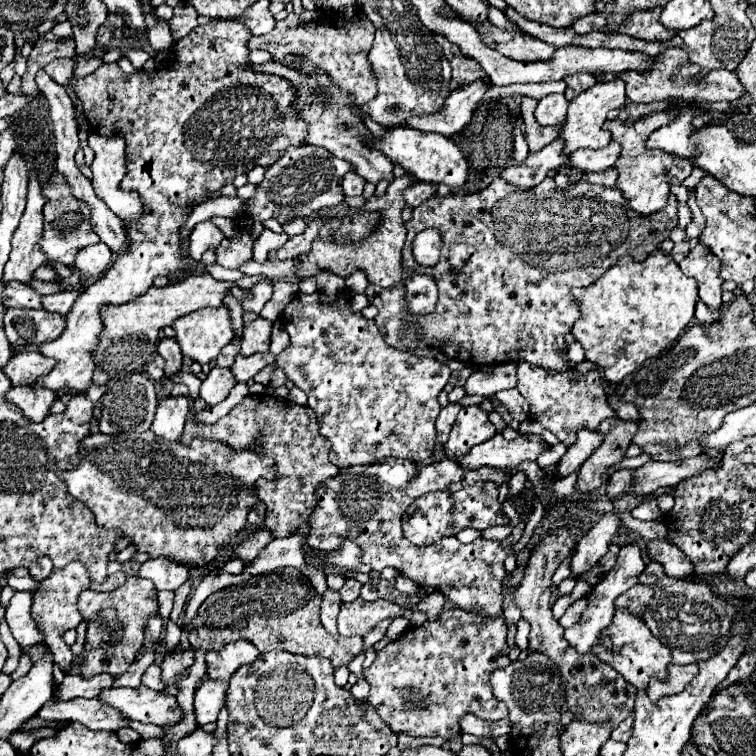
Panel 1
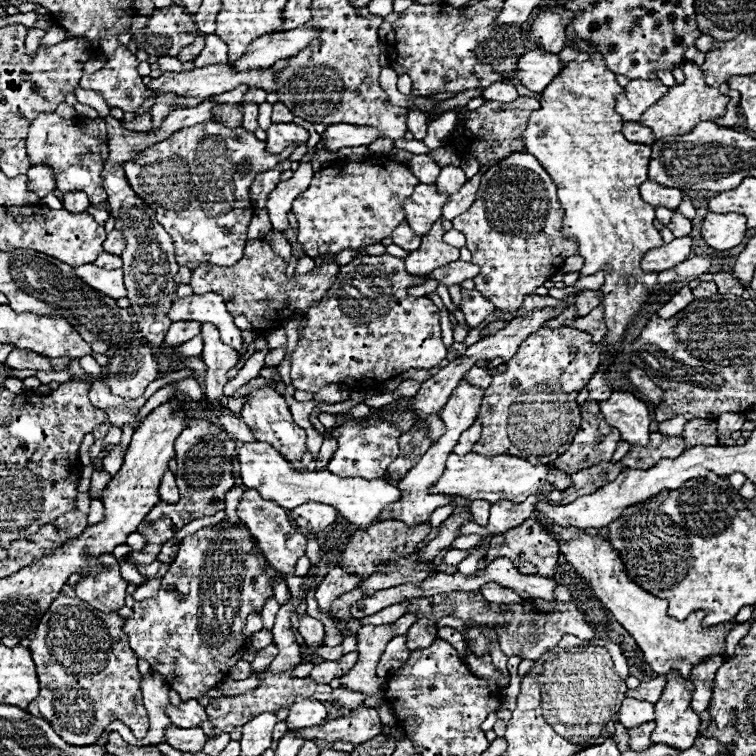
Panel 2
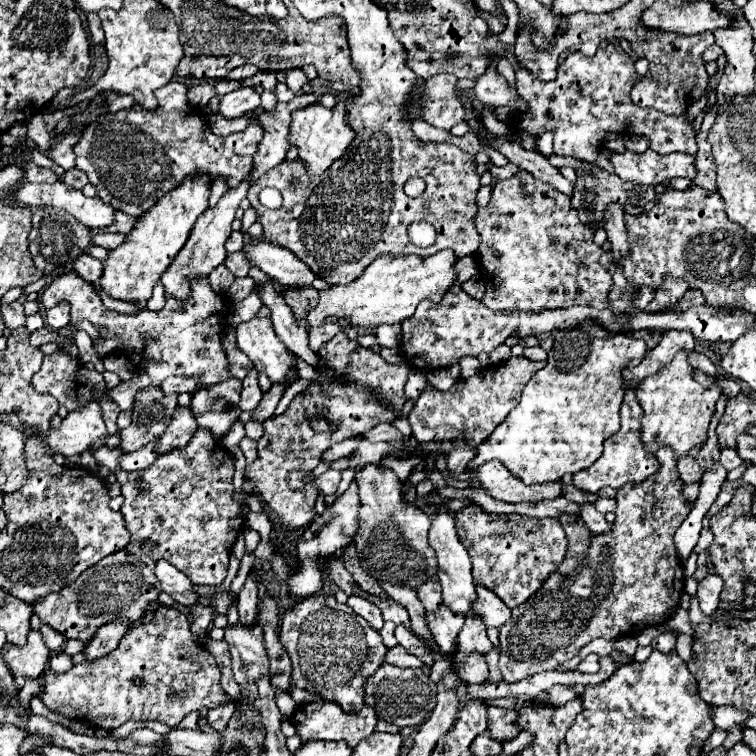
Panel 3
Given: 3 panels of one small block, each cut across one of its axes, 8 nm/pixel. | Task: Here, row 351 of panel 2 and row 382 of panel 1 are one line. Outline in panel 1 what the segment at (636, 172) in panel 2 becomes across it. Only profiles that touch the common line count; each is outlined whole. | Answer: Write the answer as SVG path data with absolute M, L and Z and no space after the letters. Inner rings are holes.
M656 250L656 252L648 254L648 258L646 258L644 262L634 262L630 256L620 258L618 264L612 266L610 270L606 270L594 284L590 284L590 286L586 286L586 288L574 290L574 296L576 296L576 302L580 304L580 318L576 320L576 324L574 324L574 328L572 328L572 334L574 334L576 340L584 346L586 358L588 358L590 362L594 362L600 370L604 370L606 380L608 380L608 382L614 382L614 384L620 384L628 374L636 372L648 358L656 358L664 348L668 348L670 344L674 344L674 342L686 332L686 328L690 326L690 322L692 322L692 318L694 318L694 306L696 306L696 302L698 302L698 296L696 296L696 282L694 282L694 280L688 280L688 278L680 272L680 268L678 268L678 264L672 260L672 256L664 256L662 250Z

